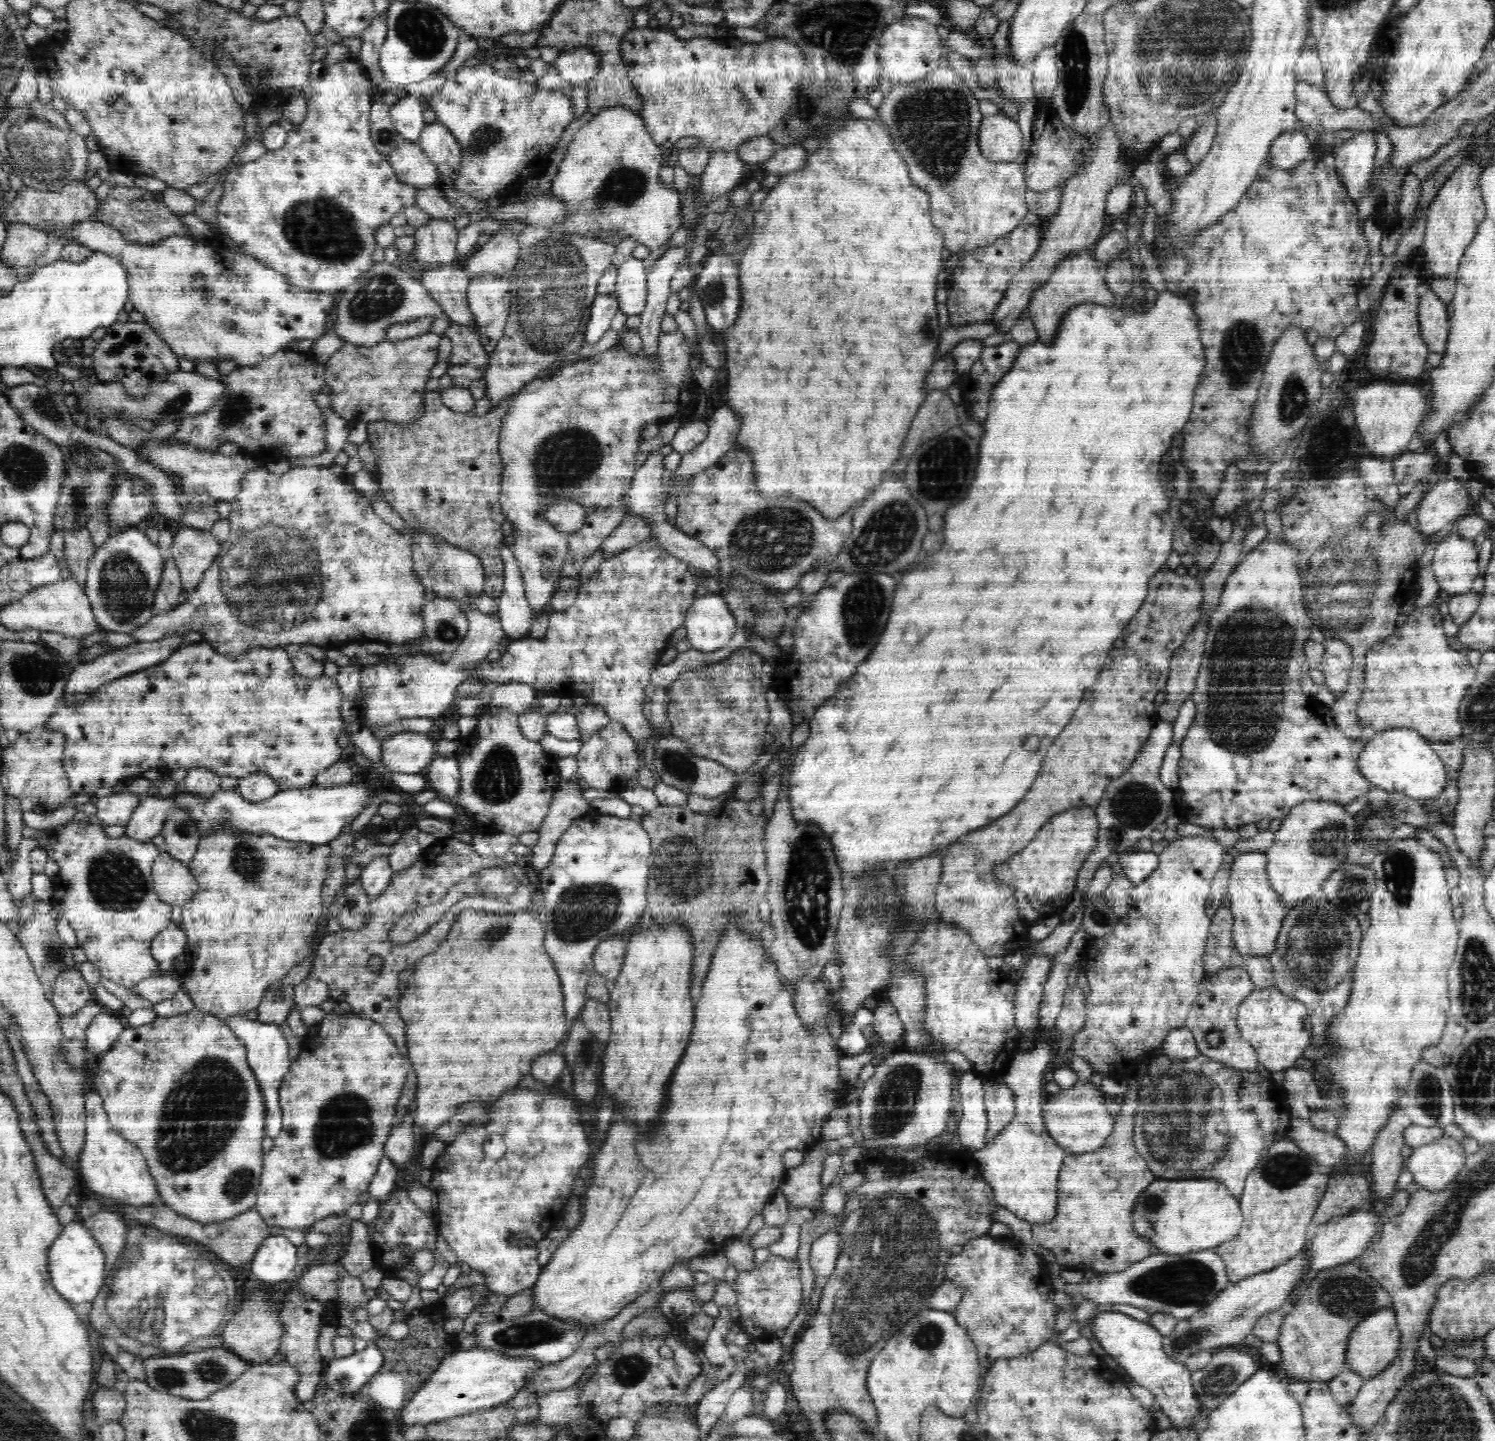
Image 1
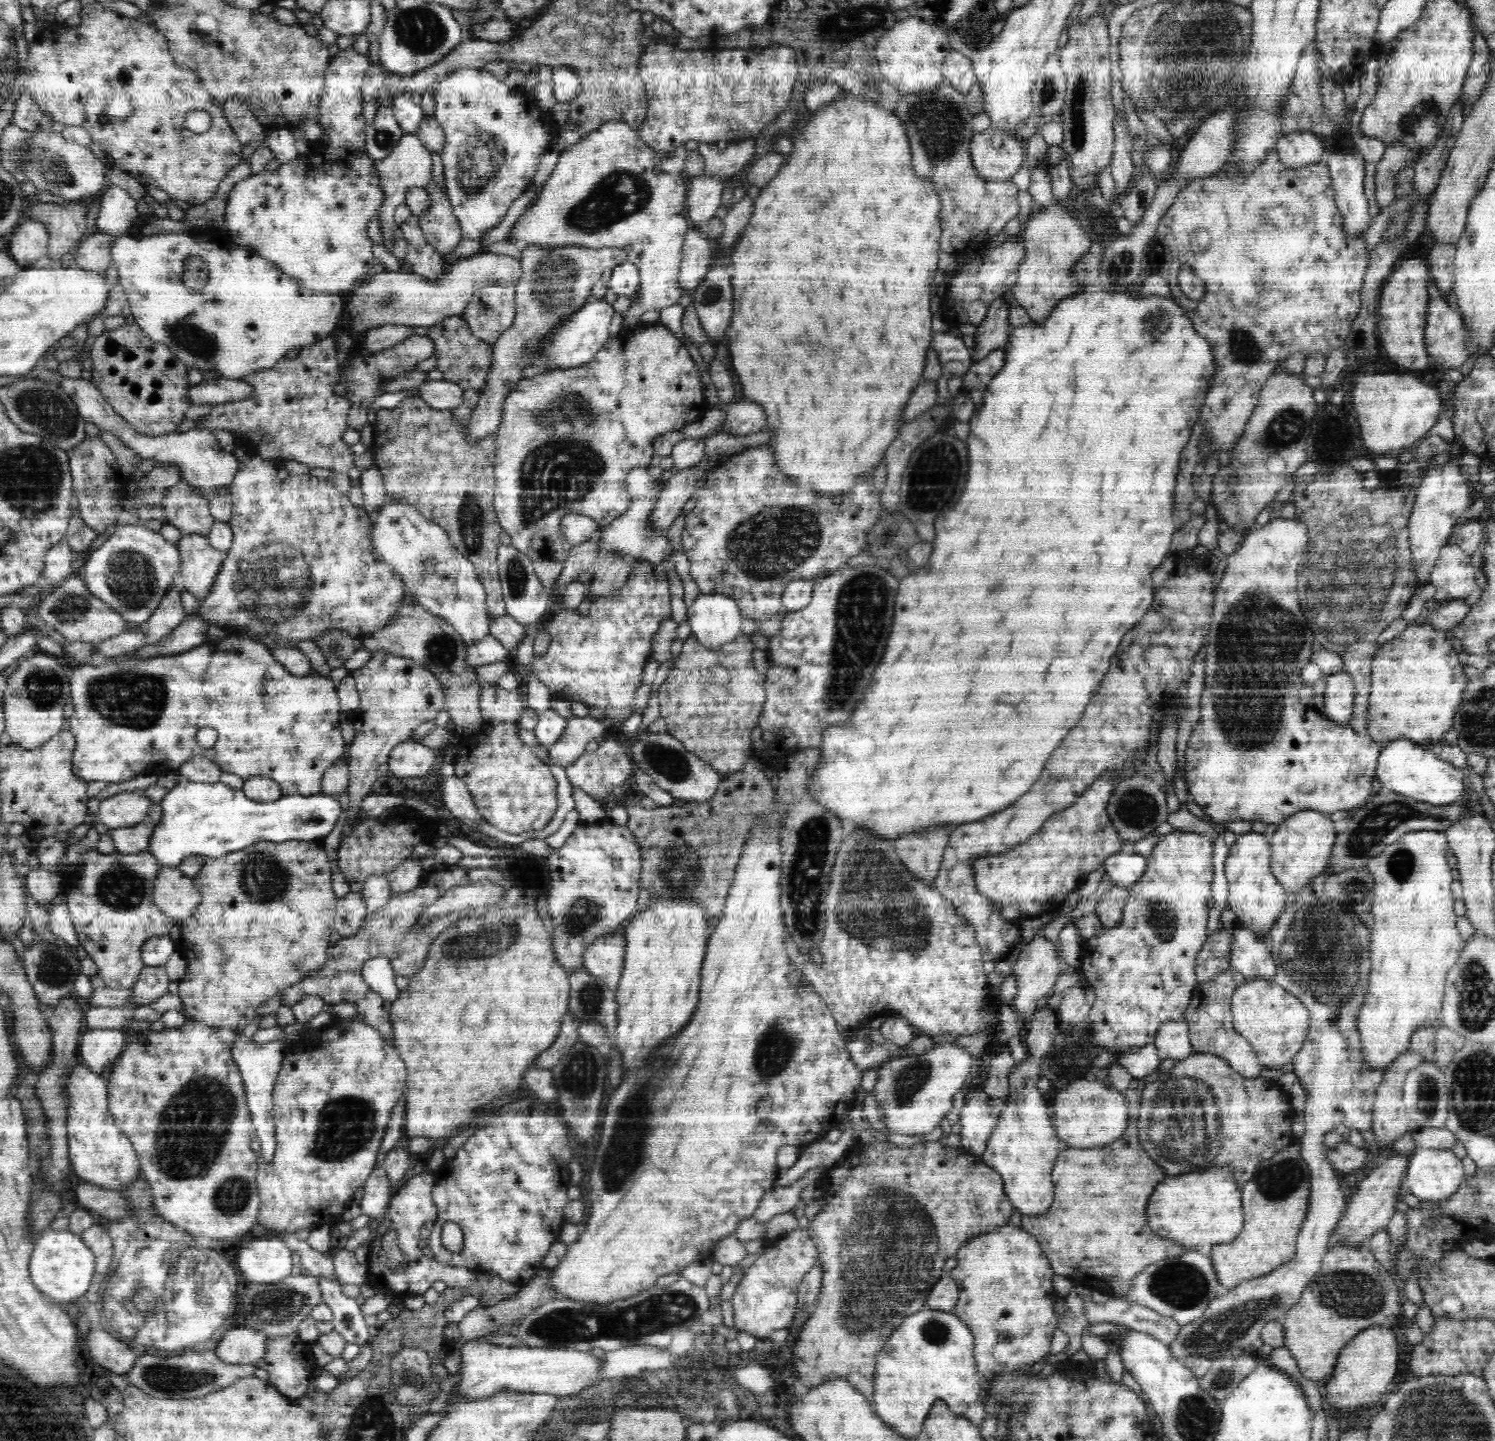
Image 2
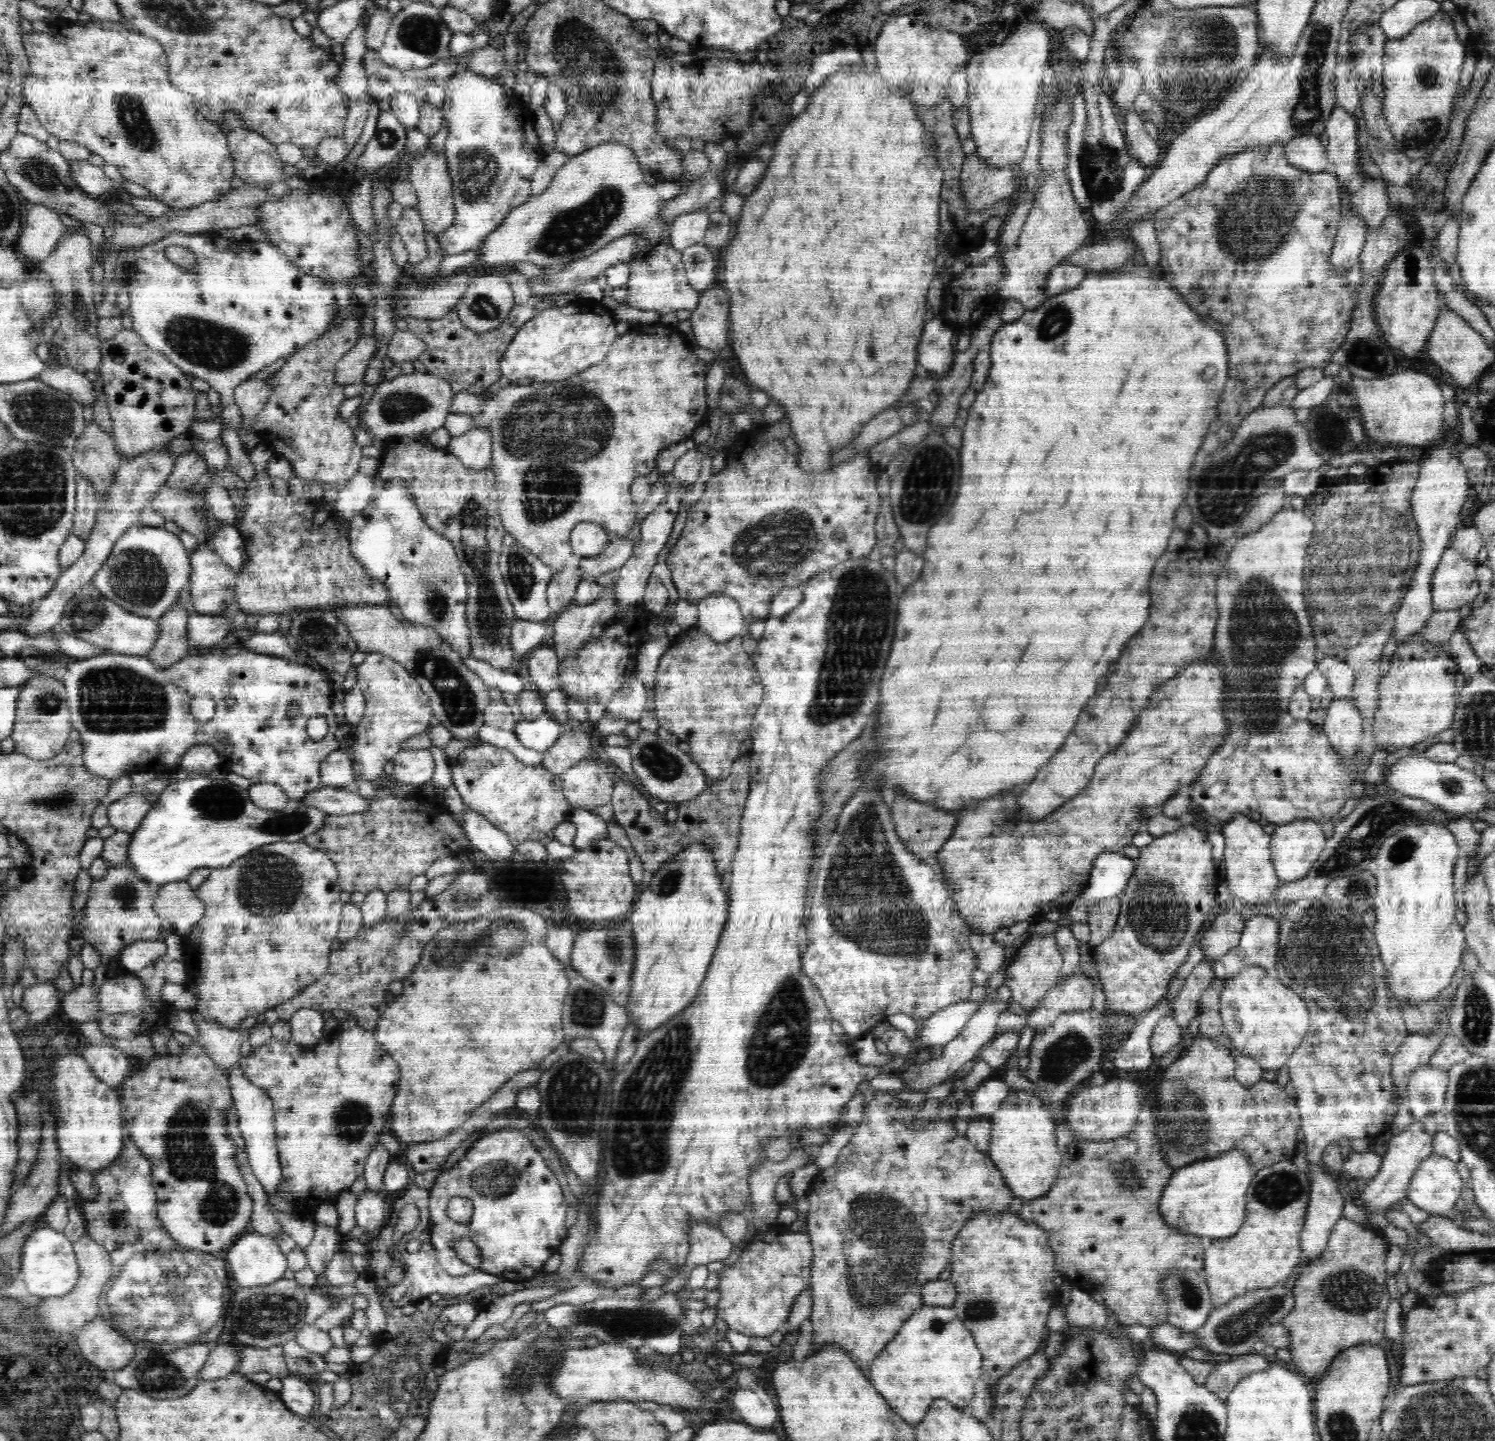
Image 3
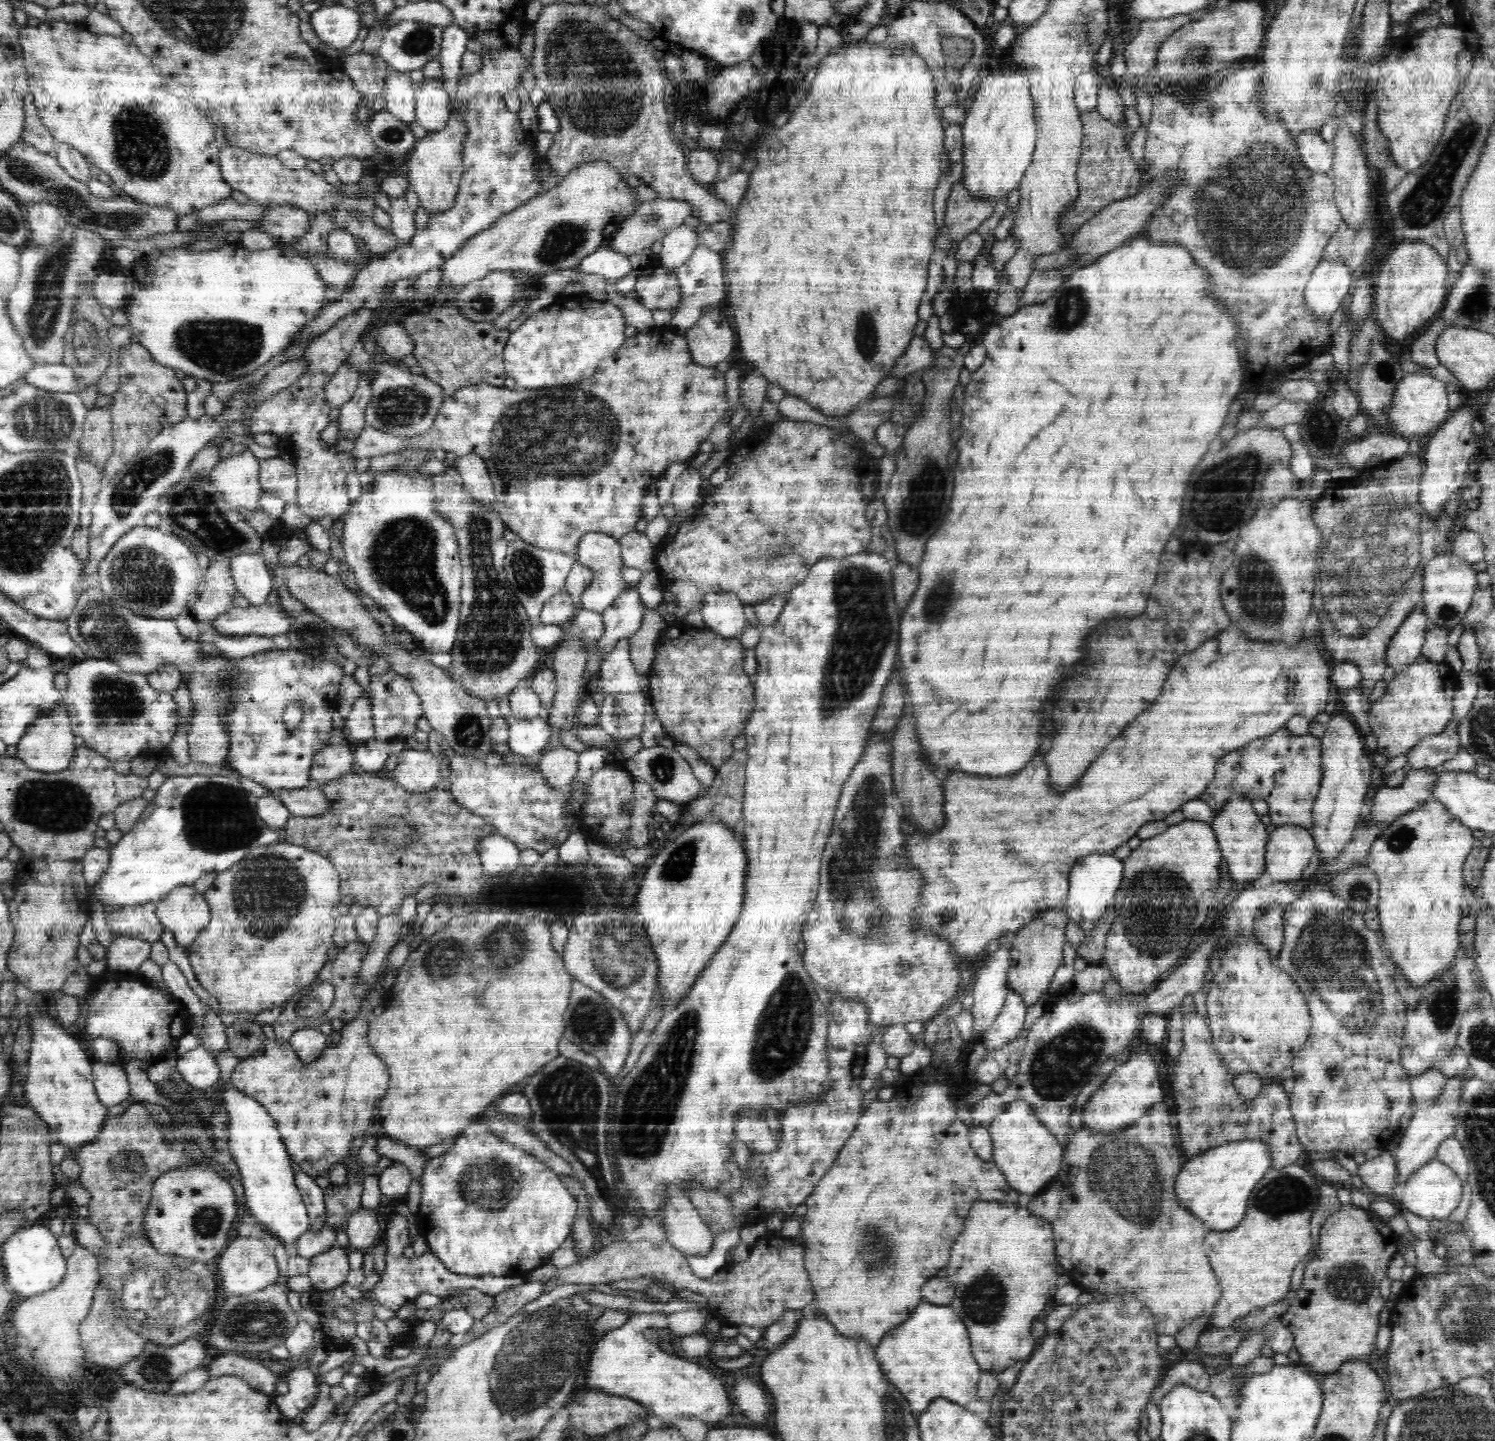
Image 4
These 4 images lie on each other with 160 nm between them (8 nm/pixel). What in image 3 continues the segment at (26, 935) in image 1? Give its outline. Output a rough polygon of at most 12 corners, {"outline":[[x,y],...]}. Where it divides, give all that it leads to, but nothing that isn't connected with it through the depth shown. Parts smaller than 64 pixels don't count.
{"outline":[[52,982],[24,990],[27,1026],[59,1012],[62,992]]}

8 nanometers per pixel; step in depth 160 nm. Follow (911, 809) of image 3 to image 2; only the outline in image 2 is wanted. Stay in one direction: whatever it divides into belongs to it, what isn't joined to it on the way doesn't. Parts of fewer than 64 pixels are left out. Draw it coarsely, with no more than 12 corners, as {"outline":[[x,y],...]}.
{"outline":[[952,828],[900,836],[896,854],[932,885]]}

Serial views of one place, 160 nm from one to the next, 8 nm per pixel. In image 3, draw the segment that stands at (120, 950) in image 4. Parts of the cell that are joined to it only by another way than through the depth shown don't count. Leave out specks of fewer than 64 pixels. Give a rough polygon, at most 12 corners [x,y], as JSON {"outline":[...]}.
{"outline":[[162,940],[127,944],[120,964],[133,974],[164,957]]}

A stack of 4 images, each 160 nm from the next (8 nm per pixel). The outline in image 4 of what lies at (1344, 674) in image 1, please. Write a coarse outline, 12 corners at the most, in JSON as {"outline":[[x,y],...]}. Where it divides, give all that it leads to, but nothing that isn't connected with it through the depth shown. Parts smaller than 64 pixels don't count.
{"outline":[[1334,714],[1310,828],[1318,866],[1352,840],[1373,762],[1356,722]]}

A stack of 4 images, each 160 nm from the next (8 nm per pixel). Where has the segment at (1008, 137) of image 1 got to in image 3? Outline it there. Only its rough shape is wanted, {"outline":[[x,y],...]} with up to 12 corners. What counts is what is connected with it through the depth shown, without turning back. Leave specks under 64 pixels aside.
{"outline":[[978,152],[963,162],[971,212],[1017,191],[1016,166],[992,169]]}

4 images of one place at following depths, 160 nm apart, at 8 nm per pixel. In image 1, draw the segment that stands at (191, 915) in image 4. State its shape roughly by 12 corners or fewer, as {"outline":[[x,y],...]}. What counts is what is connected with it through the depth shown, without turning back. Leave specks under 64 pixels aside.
{"outline":[[158,854],[151,874],[159,899],[182,907],[200,888],[188,866]]}

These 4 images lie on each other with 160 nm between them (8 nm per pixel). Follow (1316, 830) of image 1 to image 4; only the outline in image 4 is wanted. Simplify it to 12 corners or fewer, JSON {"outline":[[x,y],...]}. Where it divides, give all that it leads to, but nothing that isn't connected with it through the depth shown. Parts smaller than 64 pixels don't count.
{"outline":[[1310,829],[1269,834],[1266,871],[1303,878],[1318,856]]}

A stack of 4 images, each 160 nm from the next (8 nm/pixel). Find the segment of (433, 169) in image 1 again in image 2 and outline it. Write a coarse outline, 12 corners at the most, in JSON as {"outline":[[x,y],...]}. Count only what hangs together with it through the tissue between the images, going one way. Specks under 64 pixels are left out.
{"outline":[[405,133],[376,162],[383,201],[376,214],[383,245],[396,232],[406,191],[432,179],[432,156]]}

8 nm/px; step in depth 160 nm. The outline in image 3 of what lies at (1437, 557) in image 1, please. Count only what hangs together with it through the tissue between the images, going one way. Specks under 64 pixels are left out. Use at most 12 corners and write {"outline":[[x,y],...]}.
{"outline":[[1443,550],[1432,575],[1433,611],[1479,594],[1477,562]]}

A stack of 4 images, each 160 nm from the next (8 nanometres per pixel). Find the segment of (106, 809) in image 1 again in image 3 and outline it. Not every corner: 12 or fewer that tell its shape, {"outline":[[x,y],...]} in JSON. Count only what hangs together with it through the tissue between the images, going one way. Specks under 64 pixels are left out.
{"outline":[[128,794],[109,806],[109,825],[133,833],[152,805]]}

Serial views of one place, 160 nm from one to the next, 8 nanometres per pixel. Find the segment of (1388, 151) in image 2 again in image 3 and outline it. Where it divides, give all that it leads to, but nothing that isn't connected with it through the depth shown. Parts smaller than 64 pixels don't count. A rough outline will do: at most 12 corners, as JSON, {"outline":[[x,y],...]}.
{"outline":[[1372,180],[1351,196],[1351,208],[1376,230],[1393,208],[1386,180]]}

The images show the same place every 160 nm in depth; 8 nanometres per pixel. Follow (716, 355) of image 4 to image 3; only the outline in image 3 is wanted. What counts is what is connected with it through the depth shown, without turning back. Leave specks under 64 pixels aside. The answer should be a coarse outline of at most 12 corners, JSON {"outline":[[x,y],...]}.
{"outline":[[717,283],[689,318],[696,344],[728,344],[730,300]]}

